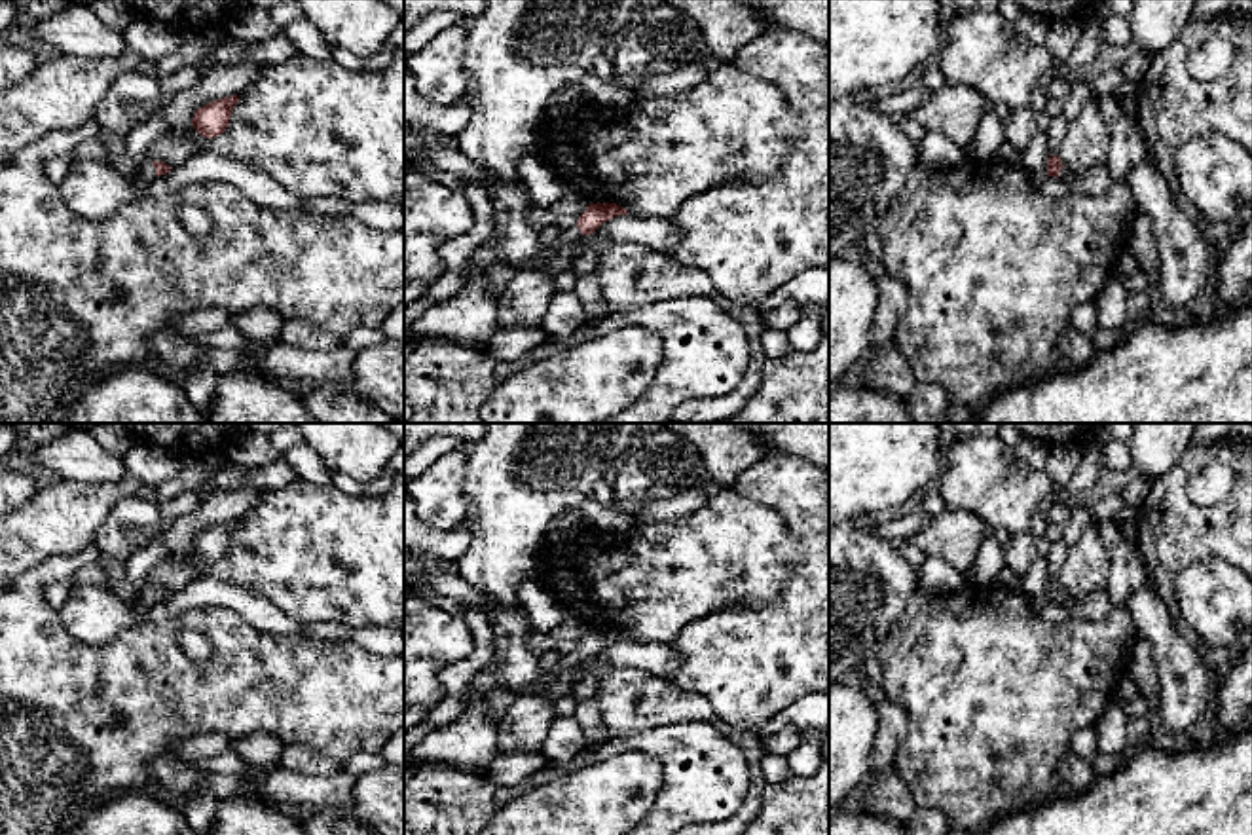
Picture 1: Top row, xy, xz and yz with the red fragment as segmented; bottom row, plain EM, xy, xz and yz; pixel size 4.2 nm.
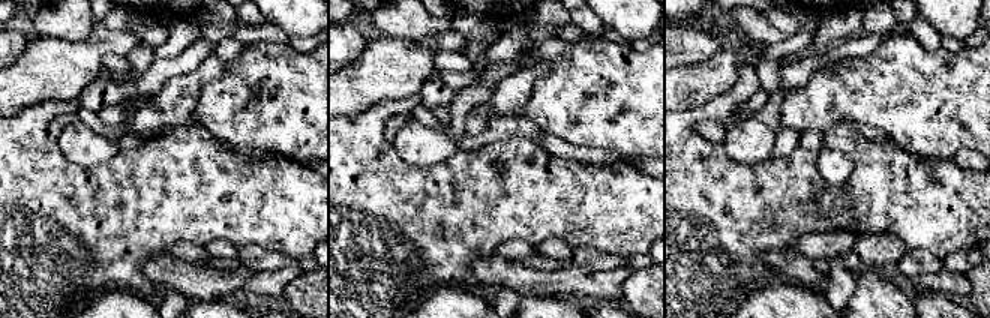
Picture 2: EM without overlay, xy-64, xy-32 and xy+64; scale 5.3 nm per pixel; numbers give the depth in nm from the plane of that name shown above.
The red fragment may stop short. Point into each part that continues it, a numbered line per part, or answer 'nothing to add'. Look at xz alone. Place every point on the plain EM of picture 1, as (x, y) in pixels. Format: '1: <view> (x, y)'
1: xz (558, 682)

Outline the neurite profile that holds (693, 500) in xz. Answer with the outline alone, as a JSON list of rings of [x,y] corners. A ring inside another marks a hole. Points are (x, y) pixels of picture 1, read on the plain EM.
[[[709,478],[670,499],[658,499],[654,503],[647,503],[643,510],[634,514],[632,529],[637,529],[647,522],[670,522],[698,512],[709,501],[704,492],[704,486],[708,482]]]

